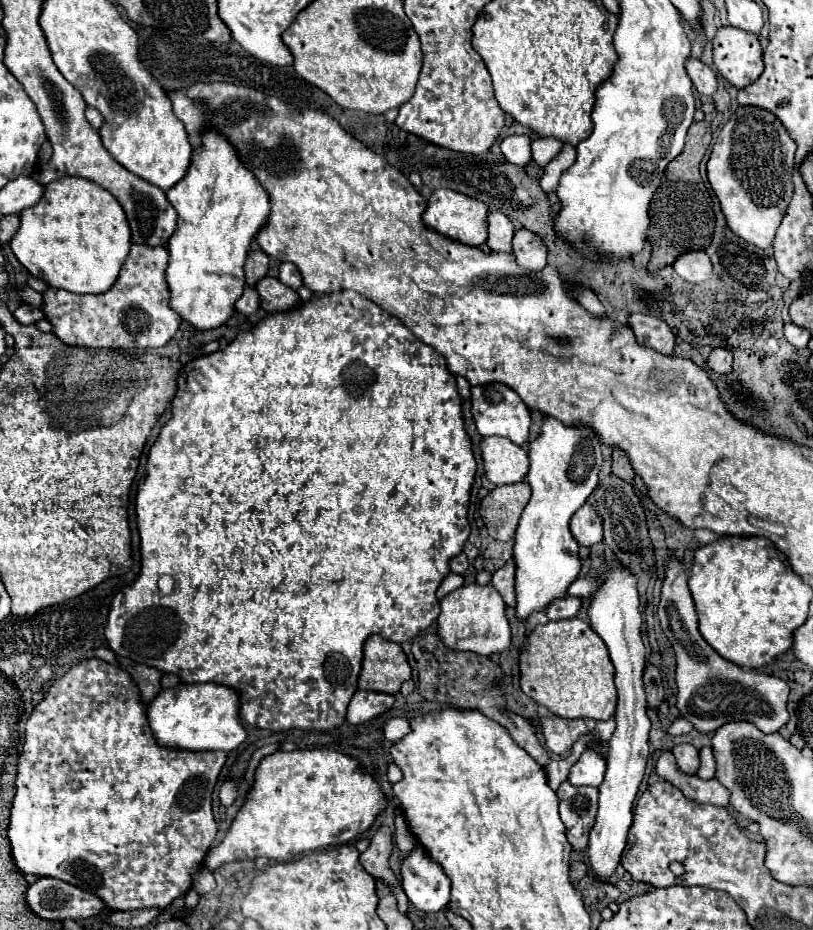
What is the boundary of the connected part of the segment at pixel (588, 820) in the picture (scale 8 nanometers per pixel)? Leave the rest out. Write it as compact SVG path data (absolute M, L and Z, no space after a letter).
M564 781L558 787L560 817L566 825L566 837L574 851L586 851L588 833L598 811L598 789L596 787L572 787Z

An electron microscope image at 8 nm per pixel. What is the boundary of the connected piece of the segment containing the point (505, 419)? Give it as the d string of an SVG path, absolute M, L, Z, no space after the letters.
M486 383L486 385L474 385L470 389L472 393L472 417L482 437L488 435L500 435L508 437L516 445L522 445L528 441L530 431L530 411L524 405L524 401L504 383Z

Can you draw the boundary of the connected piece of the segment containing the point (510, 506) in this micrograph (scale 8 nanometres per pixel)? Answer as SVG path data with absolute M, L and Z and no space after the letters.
M526 481L494 487L480 501L480 515L488 535L498 541L512 541L520 515L530 501L530 485Z

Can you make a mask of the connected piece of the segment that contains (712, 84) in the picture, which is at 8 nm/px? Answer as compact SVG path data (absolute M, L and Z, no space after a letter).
M688 59L686 69L688 69L688 75L690 75L690 79L692 79L692 83L700 95L712 97L716 93L718 79L716 79L716 73L708 65L704 65L698 59Z

